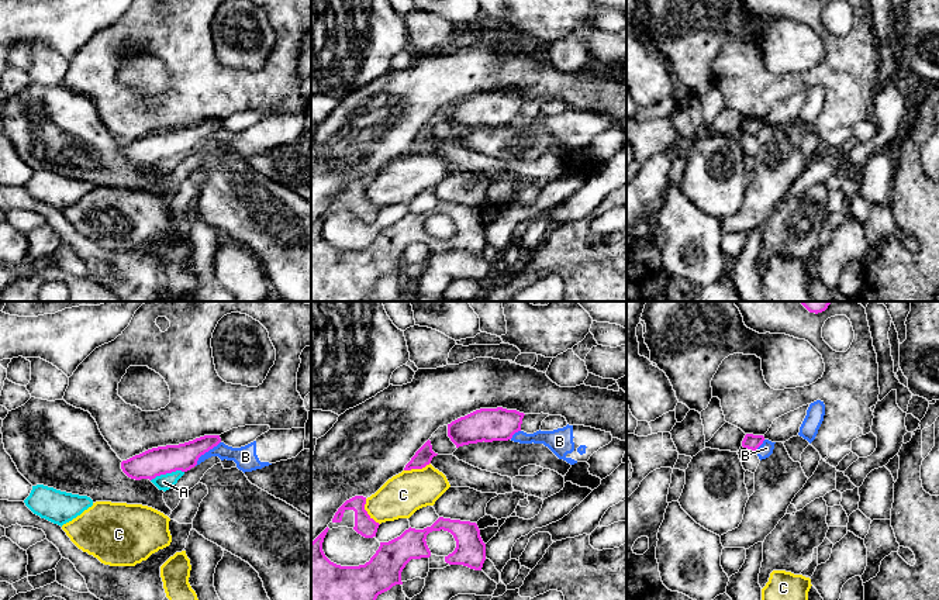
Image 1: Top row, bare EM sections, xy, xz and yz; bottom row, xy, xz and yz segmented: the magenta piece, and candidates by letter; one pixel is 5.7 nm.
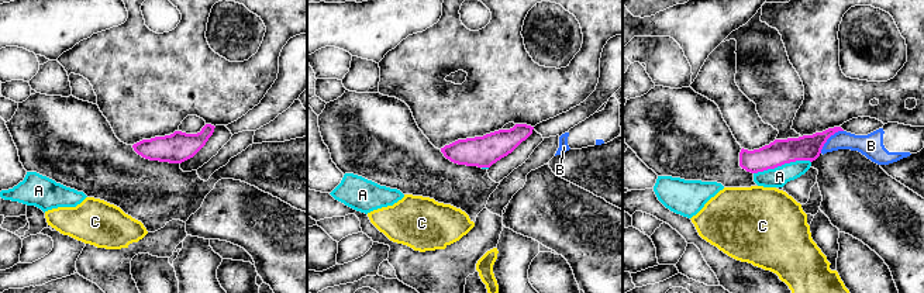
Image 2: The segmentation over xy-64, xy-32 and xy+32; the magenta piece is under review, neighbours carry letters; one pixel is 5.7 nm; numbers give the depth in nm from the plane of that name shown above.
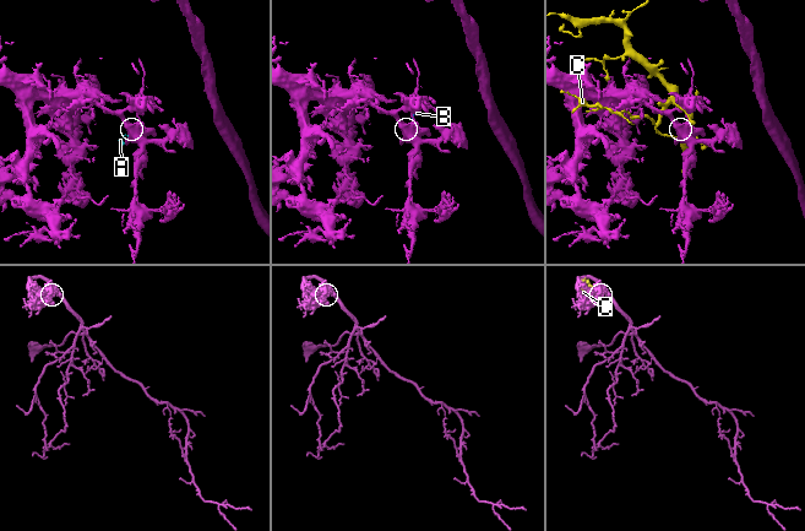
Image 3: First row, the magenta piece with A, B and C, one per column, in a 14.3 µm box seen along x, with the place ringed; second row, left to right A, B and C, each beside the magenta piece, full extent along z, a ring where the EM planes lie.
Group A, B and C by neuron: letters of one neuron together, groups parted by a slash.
A B / C

